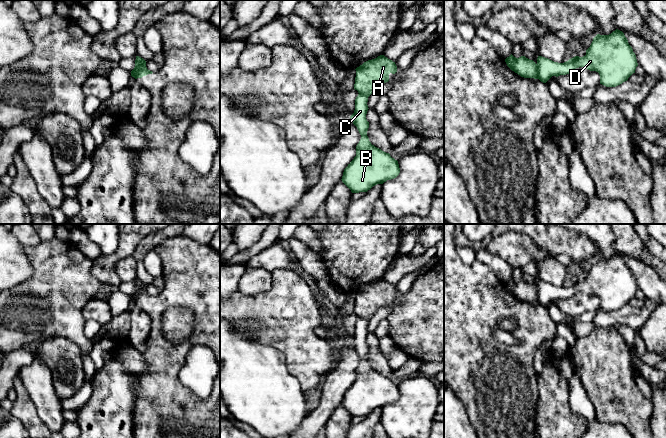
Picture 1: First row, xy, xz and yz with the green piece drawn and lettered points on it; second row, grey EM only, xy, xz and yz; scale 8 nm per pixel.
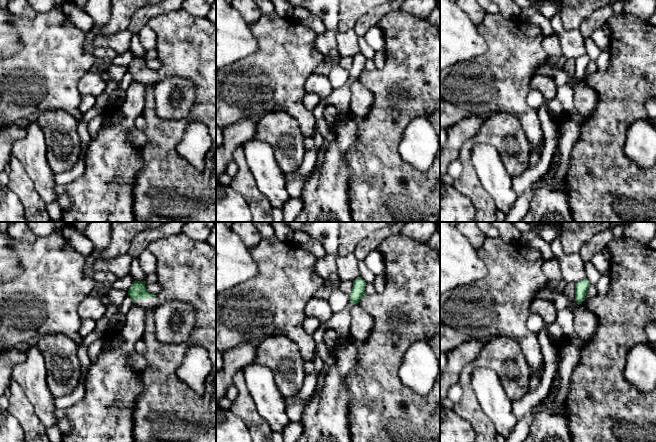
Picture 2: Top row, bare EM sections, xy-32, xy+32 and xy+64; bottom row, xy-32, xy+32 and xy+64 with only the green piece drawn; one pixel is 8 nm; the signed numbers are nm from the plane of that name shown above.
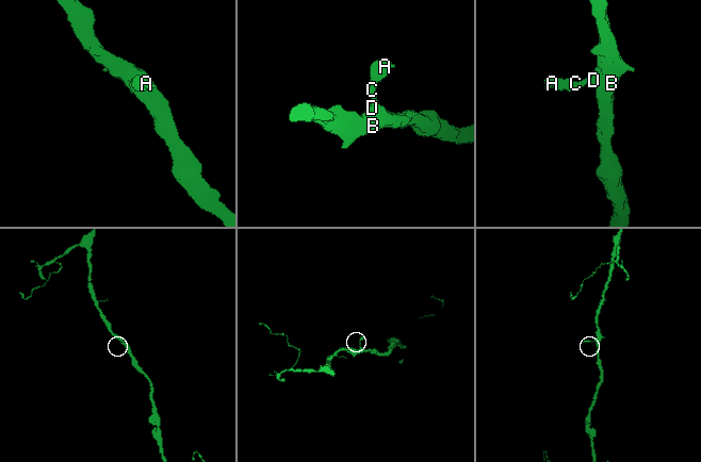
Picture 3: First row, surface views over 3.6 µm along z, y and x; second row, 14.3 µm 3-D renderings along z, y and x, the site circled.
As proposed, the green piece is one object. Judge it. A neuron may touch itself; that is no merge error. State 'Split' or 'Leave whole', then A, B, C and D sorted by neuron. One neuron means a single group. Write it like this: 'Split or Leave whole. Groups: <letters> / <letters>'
Split. Groups: A / B C D

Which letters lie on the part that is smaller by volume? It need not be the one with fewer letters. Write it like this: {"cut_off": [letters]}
{"cut_off": ["A"]}

